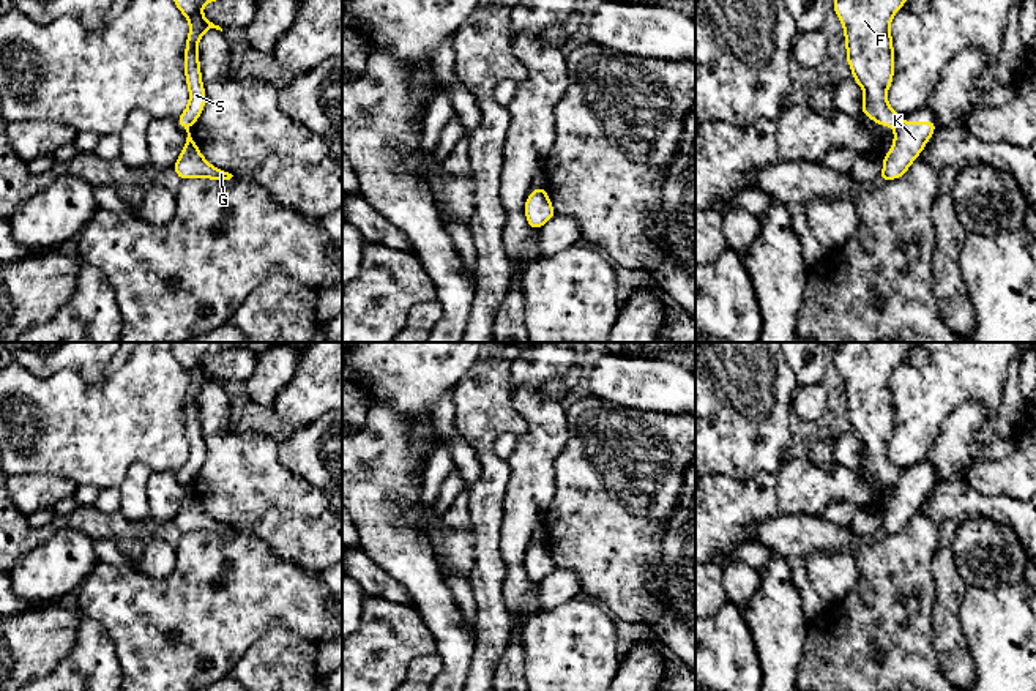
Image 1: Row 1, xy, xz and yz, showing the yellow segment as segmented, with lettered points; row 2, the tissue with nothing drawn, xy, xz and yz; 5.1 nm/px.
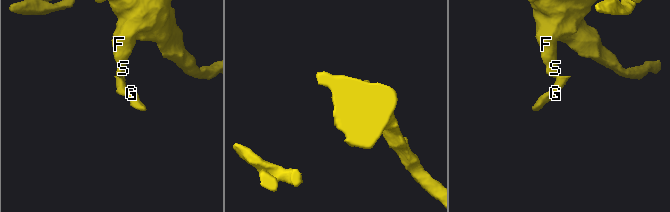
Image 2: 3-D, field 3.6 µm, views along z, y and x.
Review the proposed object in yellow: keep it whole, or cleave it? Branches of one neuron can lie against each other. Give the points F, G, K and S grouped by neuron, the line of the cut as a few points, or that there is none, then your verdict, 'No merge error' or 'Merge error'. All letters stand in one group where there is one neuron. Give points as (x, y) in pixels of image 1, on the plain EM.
Groups: F S / G K. Split along yz (899, 474), (893, 480). Merge error

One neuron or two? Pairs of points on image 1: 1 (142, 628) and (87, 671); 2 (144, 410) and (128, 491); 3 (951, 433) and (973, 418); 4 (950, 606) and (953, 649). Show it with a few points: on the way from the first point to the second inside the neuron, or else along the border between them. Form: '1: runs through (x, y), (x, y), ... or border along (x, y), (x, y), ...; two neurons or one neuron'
1: border along (93, 617), (109, 634), (122, 674); two neurons
2: border along (153, 470), (142, 463), (134, 463), (117, 486); two neurons
3: runs through (956, 431), (968, 418); one neuron
4: runs through (950, 617), (950, 638); one neuron

